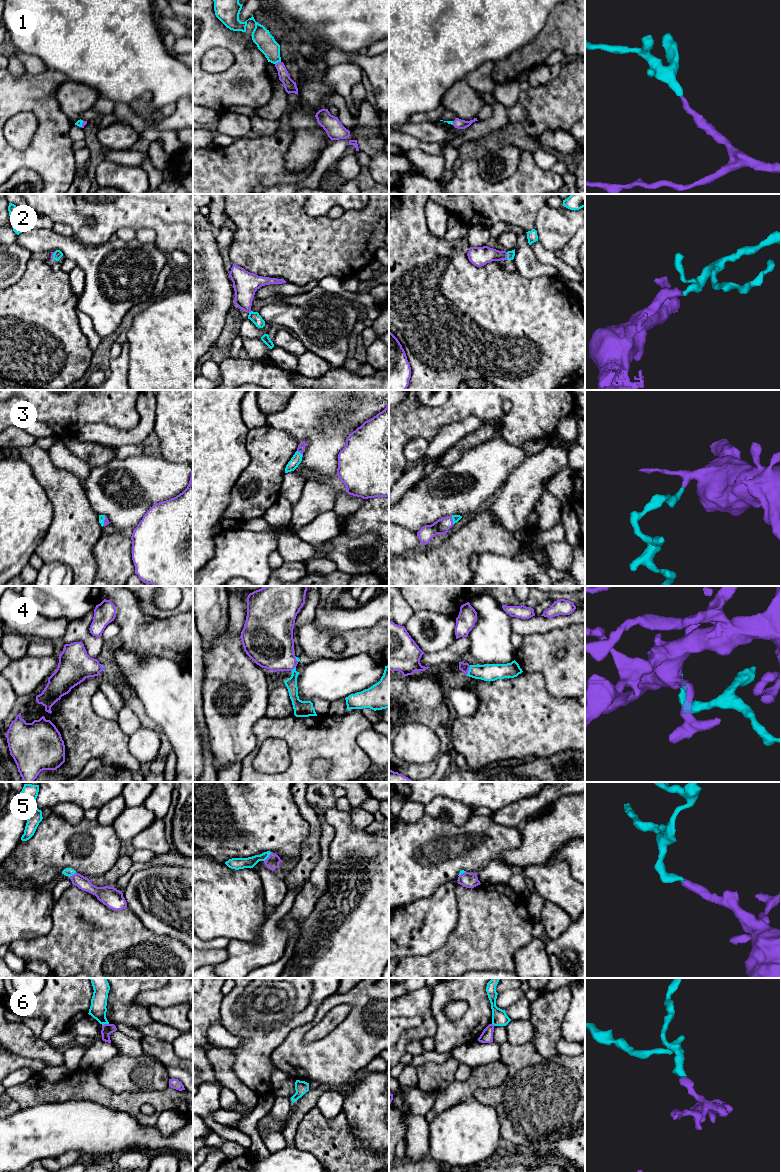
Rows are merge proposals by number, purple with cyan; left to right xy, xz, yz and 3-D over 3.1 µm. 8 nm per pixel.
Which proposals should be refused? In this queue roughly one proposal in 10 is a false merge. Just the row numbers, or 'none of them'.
6

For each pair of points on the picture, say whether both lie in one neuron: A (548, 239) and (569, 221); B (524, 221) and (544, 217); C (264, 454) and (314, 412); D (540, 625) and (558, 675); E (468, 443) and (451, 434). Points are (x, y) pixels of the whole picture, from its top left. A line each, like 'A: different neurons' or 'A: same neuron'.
A: same neuron
B: different neurons
C: different neurons
D: different neurons
E: different neurons

